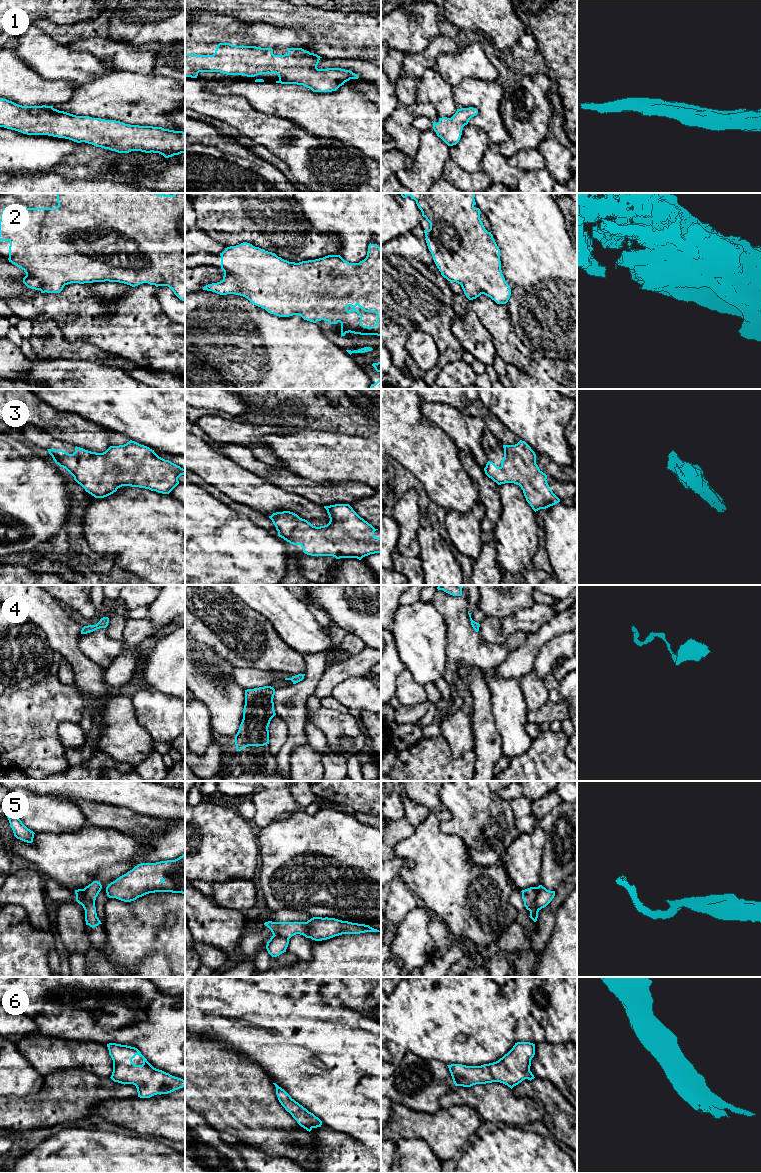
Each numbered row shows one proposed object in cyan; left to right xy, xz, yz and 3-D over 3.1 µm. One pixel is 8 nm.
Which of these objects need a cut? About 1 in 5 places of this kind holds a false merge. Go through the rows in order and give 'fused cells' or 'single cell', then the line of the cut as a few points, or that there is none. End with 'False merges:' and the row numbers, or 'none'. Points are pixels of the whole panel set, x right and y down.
1: single cell | no cut
2: single cell | no cut
3: single cell | no cut
4: single cell | no cut
5: fused cells | yz (538, 887), (535, 906), (530, 911)
6: single cell | no cut
False merges: 5

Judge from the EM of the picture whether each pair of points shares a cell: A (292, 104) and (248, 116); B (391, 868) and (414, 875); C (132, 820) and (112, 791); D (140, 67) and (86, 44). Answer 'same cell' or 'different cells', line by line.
A: different cells
B: different cells
C: different cells
D: same cell

